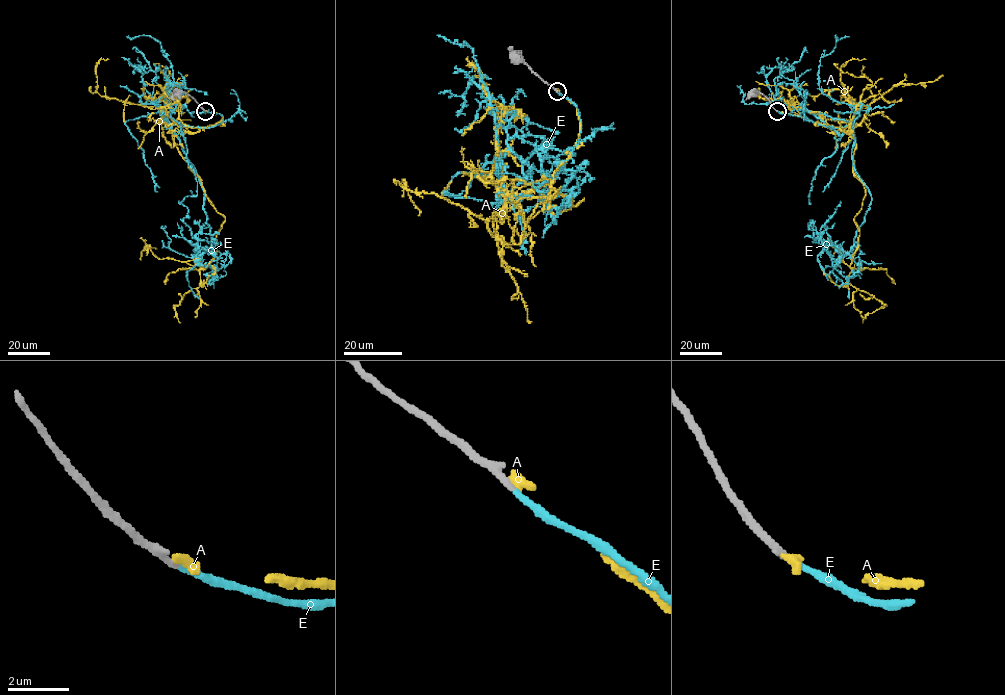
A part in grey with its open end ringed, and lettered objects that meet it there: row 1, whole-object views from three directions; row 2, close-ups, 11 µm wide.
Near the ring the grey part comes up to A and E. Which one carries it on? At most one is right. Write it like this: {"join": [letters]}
{"join": ["E"]}

